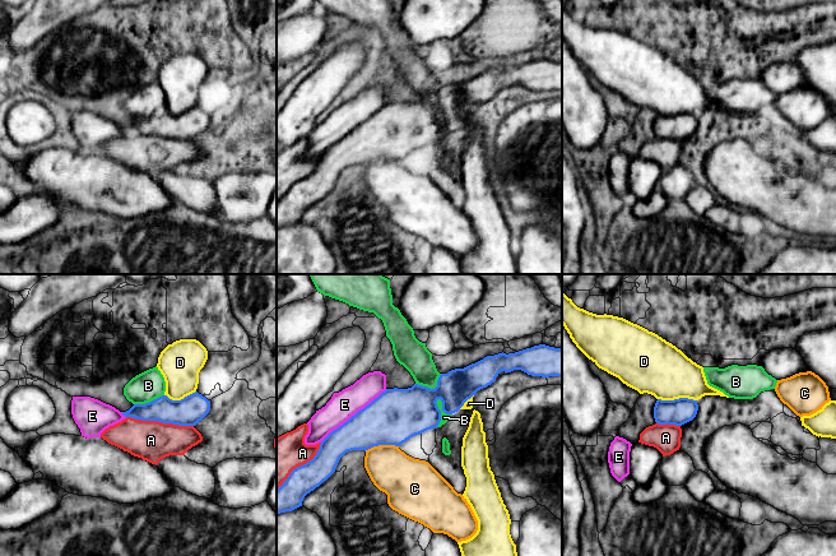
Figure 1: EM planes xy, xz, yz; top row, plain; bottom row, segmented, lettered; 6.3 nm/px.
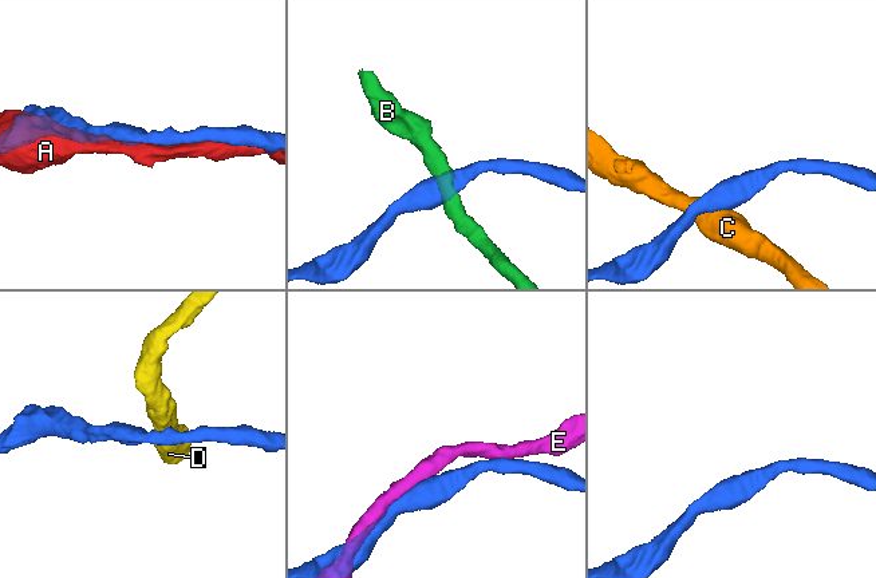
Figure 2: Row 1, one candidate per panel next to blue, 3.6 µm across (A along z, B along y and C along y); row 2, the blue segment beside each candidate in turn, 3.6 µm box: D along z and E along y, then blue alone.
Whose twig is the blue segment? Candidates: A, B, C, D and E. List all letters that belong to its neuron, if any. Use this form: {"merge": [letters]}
{"merge": ["A"]}

